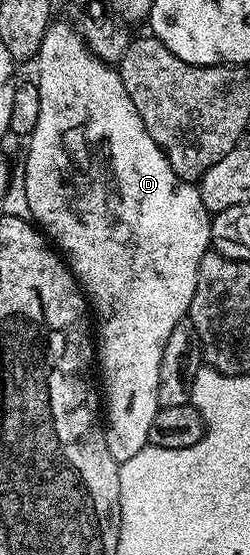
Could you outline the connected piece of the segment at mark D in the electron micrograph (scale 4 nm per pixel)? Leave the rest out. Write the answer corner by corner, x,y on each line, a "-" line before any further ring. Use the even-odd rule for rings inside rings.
51,22
44,33
44,41
36,56
38,63
38,92
40,93
40,118
36,120
36,129
28,136
30,143
26,147
26,172
22,175
22,191
26,194
26,207
29,218
40,228
43,235
64,256
71,273
78,280
82,294
88,300
93,322
96,324
96,367
100,372
100,387
104,392
104,419
108,453
119,465
126,463
136,453
140,453
150,443
149,431
154,427
154,418
159,411
158,386
160,385
160,361
164,357
164,345
172,337
172,329
182,319
187,318
192,297
196,293
196,277
200,261
211,250
210,222
211,212
206,210
197,186
186,182
172,171
168,157
158,147
156,141
145,131
144,121
136,111
131,97
124,89
119,72
111,64
98,59
88,49
75,24

